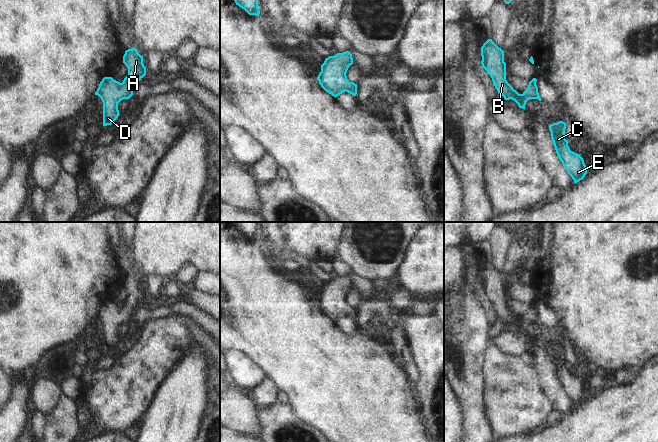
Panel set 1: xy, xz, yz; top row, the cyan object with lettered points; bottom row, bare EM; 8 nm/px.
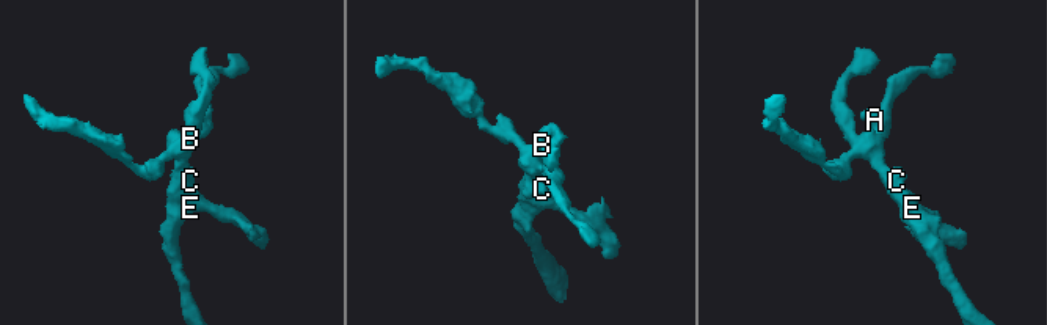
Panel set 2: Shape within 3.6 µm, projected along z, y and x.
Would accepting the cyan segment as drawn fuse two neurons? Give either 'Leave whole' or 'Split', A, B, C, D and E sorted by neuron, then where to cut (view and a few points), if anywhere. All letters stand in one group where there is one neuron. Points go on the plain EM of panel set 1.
Leave whole. Groups: A B C D E. No split

